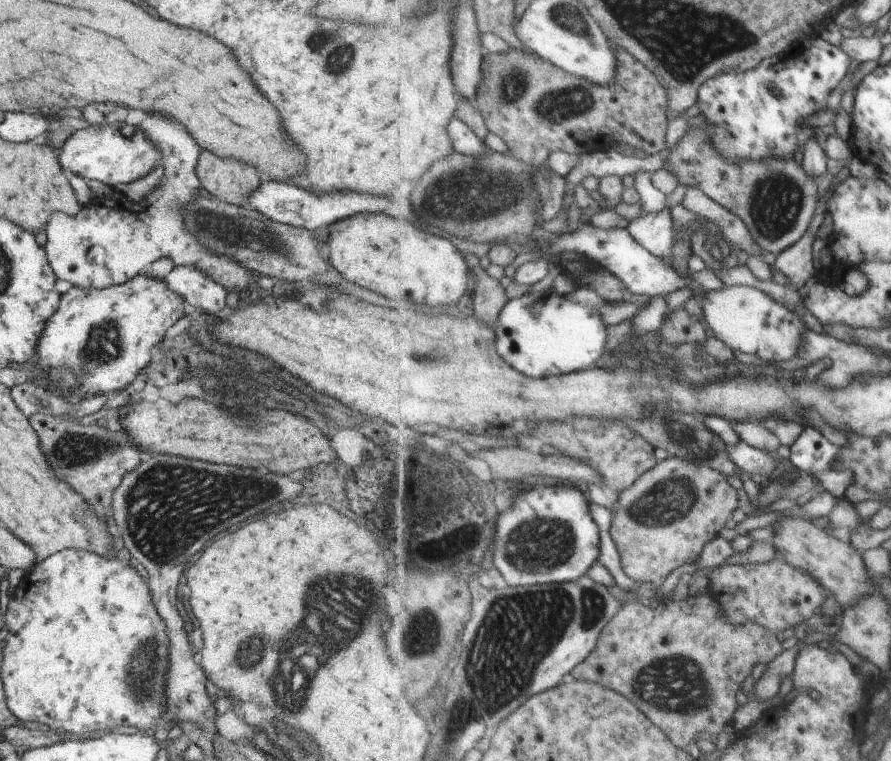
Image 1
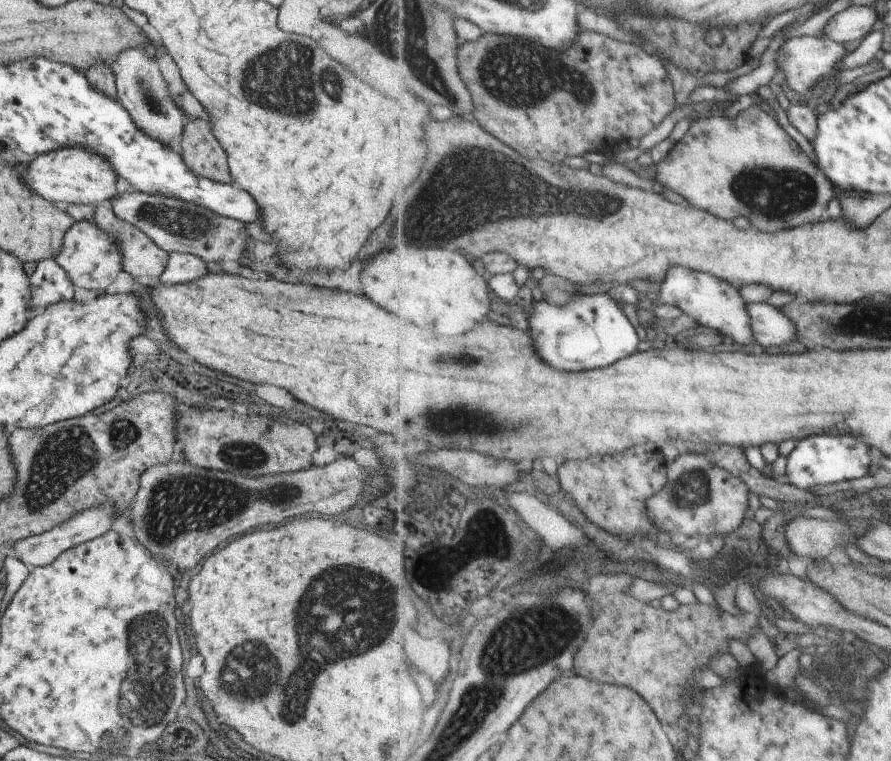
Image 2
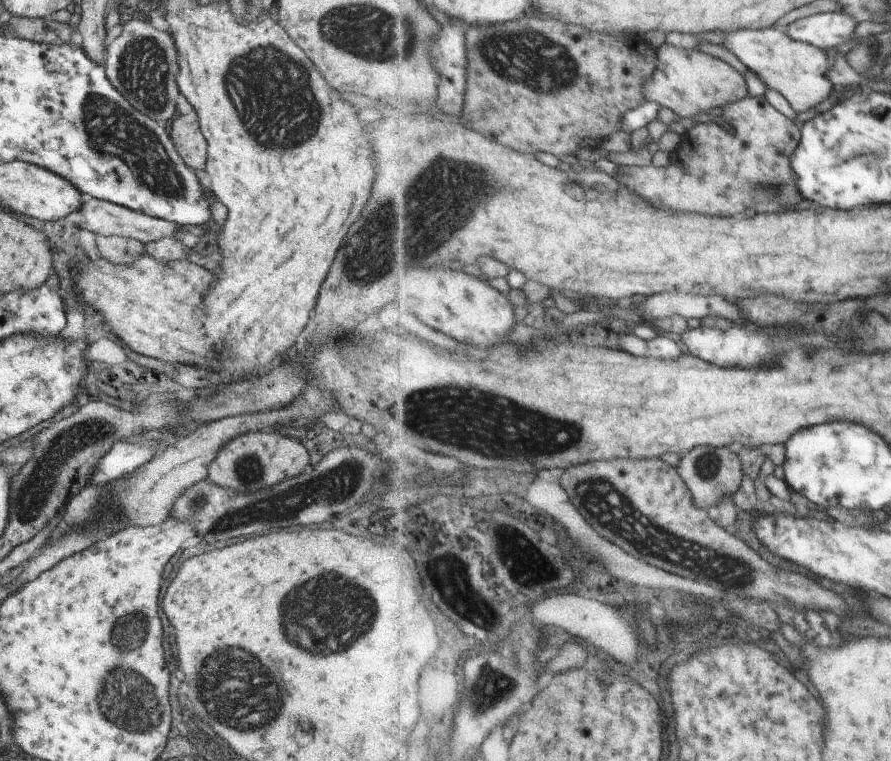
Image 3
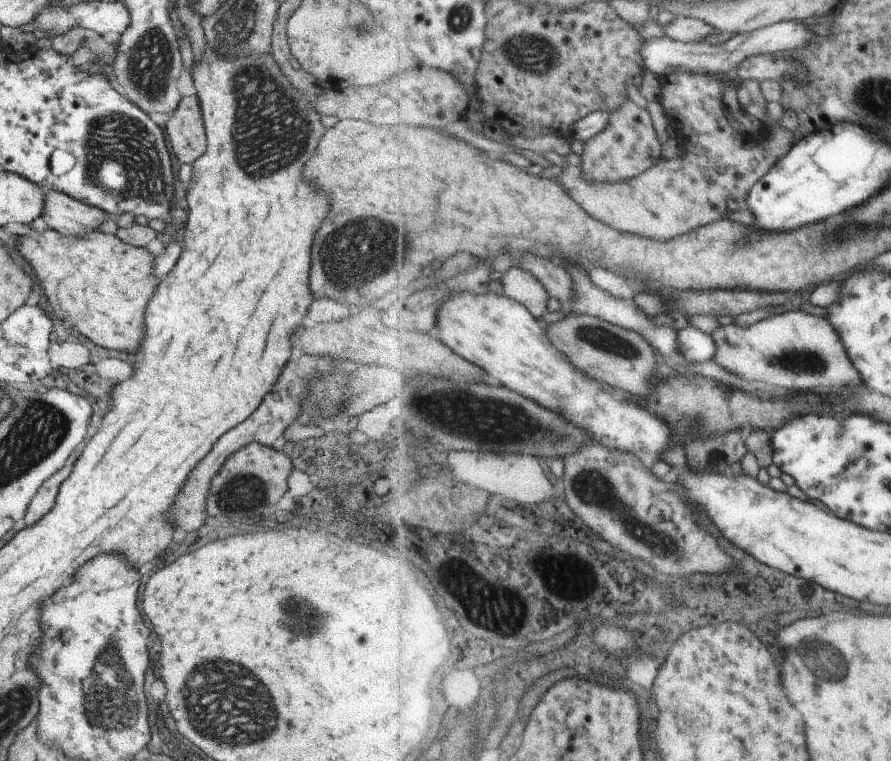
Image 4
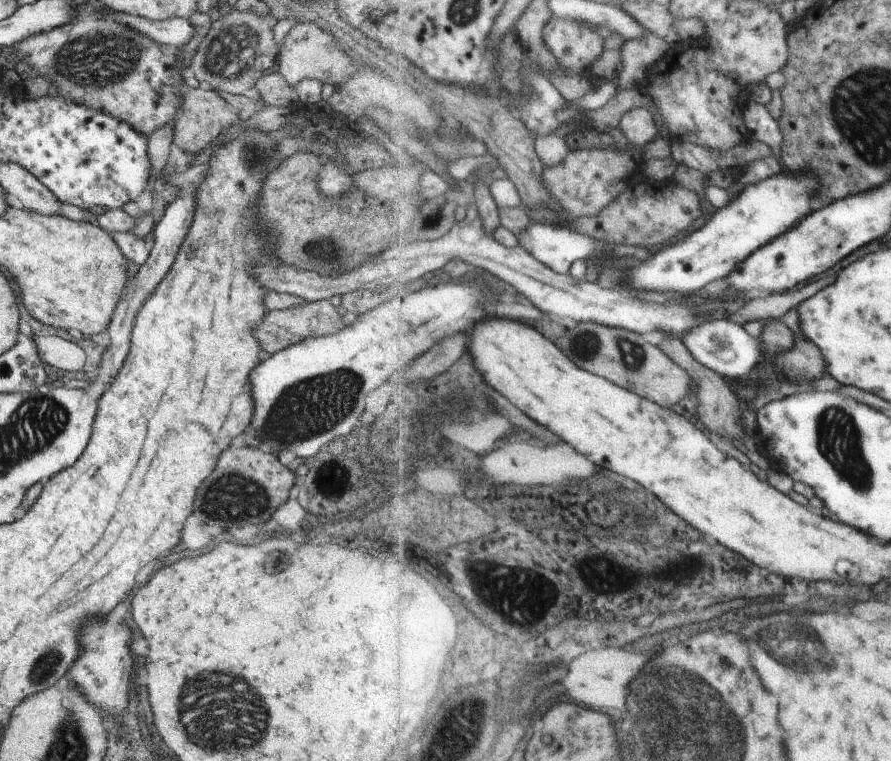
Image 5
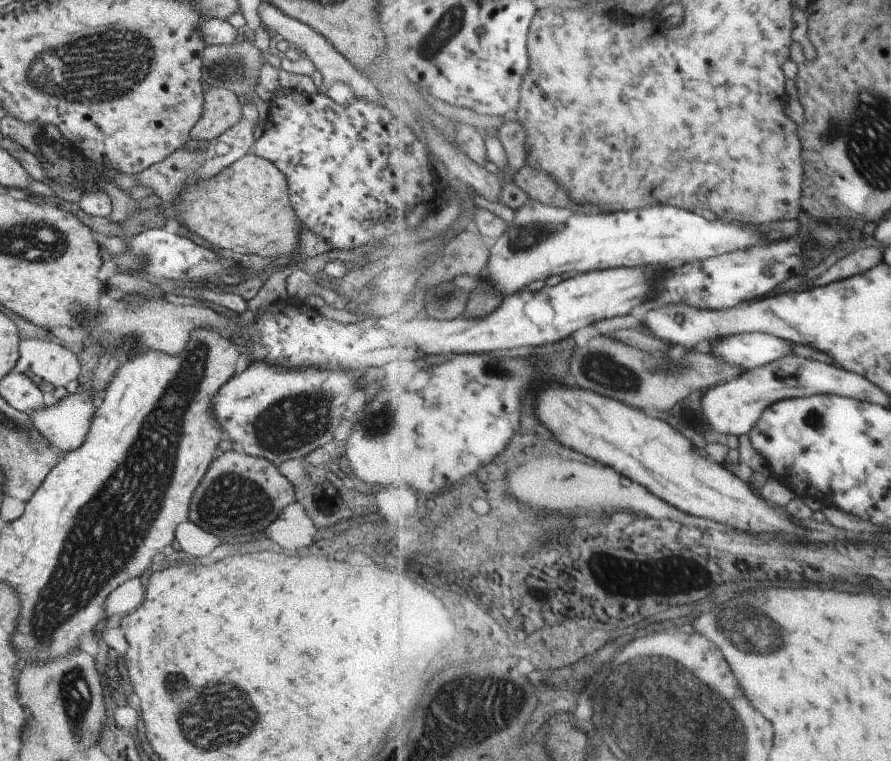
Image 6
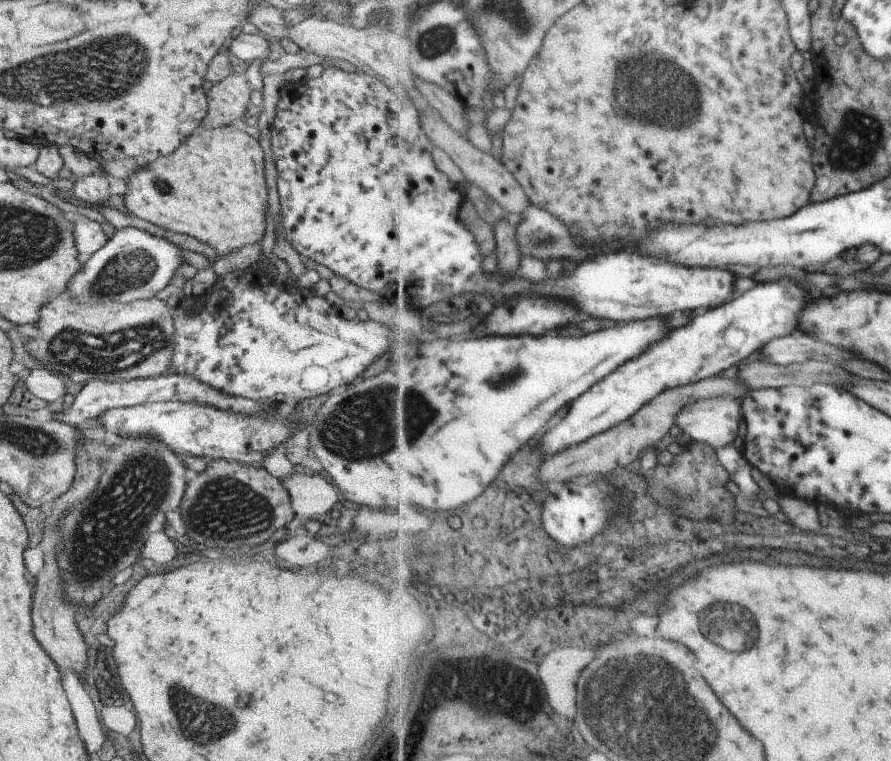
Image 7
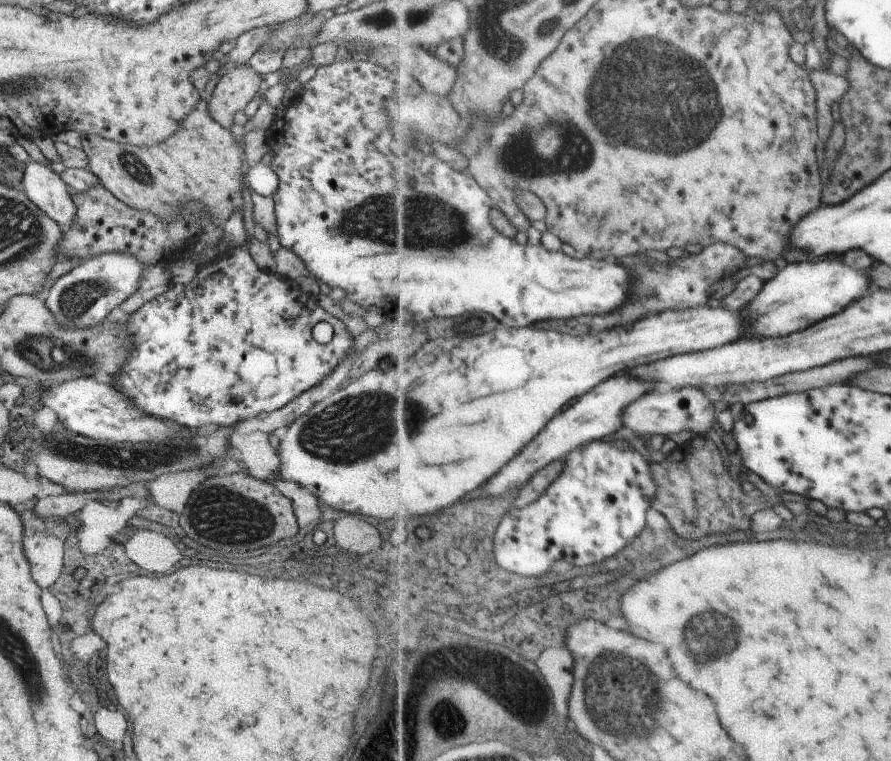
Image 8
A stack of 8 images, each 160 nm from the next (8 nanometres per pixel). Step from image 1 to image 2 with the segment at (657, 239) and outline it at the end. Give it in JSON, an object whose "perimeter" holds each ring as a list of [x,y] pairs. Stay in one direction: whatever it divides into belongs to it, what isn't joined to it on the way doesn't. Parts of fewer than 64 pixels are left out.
{"perimeter":[[[684,266],[671,268],[669,276],[660,286],[661,302],[677,306],[682,312],[700,323],[705,331],[710,330],[721,336],[728,336],[737,344],[747,346],[755,344],[756,338],[752,327],[752,318],[748,304],[739,294],[736,286],[703,271],[693,271]]]}

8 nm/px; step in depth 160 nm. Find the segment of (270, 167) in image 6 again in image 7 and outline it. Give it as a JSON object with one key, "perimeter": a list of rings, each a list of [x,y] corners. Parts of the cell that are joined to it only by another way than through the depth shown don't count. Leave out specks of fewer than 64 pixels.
{"perimeter":[[[239,124],[207,130],[202,126],[193,130],[183,143],[171,154],[153,162],[139,160],[141,167],[130,174],[125,182],[127,190],[122,195],[128,213],[143,221],[186,234],[223,256],[245,244],[262,240],[265,230],[267,186],[264,180],[263,152],[257,140],[246,134]]]}

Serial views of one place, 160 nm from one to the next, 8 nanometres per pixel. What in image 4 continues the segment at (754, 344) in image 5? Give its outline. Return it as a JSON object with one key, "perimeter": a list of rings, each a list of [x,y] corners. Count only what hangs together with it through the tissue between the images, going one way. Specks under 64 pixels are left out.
{"perimeter":[[[687,326],[679,331],[678,350],[687,363],[701,367],[705,361],[715,358],[717,347],[712,334]]]}

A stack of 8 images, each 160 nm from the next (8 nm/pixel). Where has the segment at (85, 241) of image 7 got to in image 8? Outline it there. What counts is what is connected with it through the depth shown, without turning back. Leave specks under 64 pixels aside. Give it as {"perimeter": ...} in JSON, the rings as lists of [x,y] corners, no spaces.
{"perimeter":[[[27,161],[22,171],[25,196],[61,228],[69,228],[76,218],[73,201],[65,191],[59,174],[43,163]]]}

